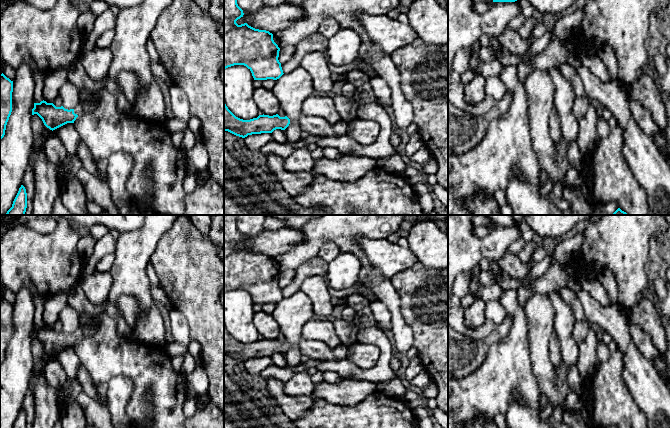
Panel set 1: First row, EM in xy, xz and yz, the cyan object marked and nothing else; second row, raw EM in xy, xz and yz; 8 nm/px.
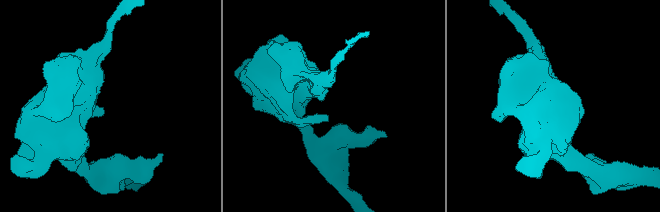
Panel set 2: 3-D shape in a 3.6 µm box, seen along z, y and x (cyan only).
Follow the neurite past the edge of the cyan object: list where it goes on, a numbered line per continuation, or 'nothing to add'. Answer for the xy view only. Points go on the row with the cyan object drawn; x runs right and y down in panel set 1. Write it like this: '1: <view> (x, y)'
1: xy (83, 107)

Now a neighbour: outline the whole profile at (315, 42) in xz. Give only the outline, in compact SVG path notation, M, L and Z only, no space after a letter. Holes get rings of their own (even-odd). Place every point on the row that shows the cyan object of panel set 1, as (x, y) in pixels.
M320 32L309 35L308 37L302 39L296 45L296 51L292 58L281 64L284 74L288 74L294 71L298 66L301 65L301 61L307 53L313 51L327 51L328 48L328 38L324 37Z

